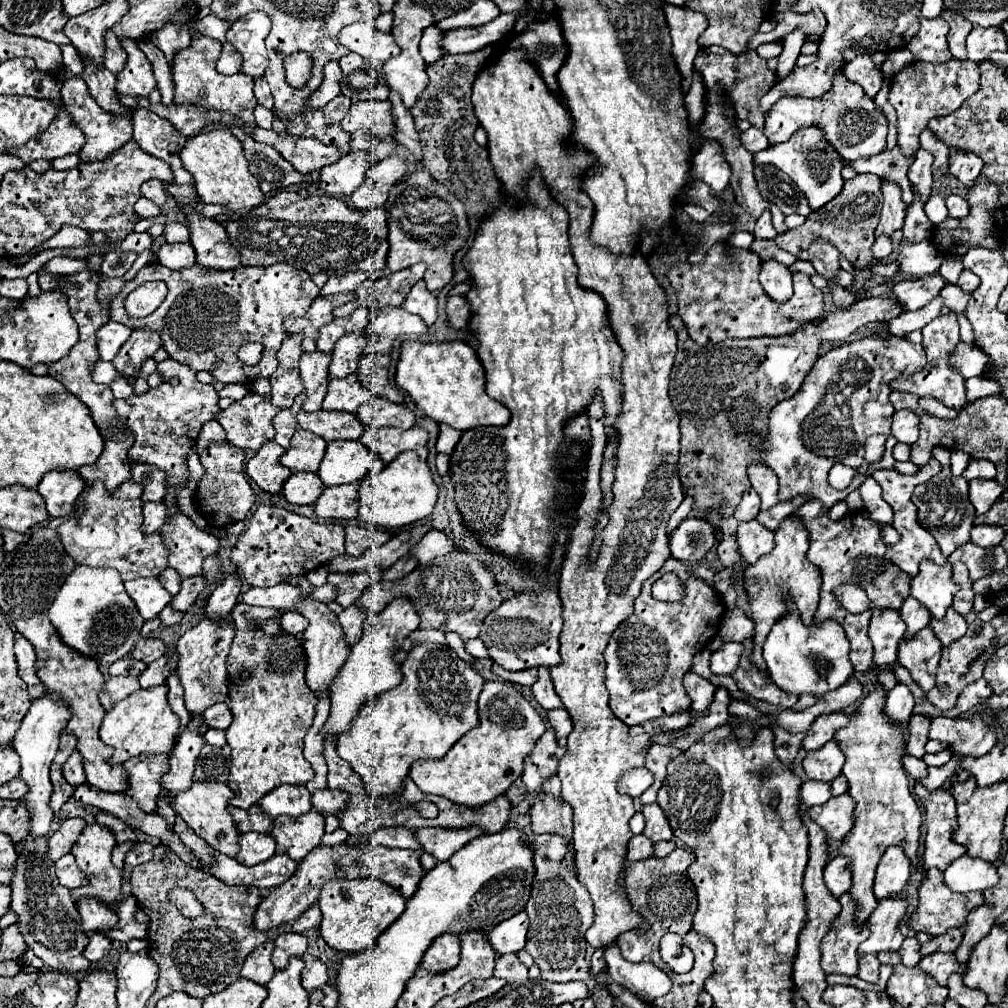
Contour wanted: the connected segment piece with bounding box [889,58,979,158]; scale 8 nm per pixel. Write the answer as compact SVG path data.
M951 59L943 64L911 62L893 80L889 90L889 102L897 110L897 146L903 156L915 158L919 150L919 134L925 130L927 122L937 116L947 116L955 112L971 94L979 88L977 63L969 60Z

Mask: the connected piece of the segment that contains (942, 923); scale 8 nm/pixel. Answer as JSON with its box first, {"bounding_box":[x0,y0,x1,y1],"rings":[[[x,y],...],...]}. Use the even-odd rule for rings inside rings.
{"bounding_box":[907,868,985,936],"rings":[[[931,868],[931,870],[927,870],[927,878],[923,880],[923,884],[919,888],[919,906],[917,906],[915,914],[909,916],[907,922],[917,932],[925,932],[925,934],[931,934],[931,936],[941,936],[949,928],[961,928],[967,920],[967,914],[981,904],[985,904],[981,892],[957,894],[951,888],[947,888],[947,884],[943,880],[943,872],[939,868]]]}

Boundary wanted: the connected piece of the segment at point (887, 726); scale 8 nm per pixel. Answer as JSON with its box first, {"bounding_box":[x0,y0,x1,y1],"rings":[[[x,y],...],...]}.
{"bounding_box":[835,684,925,922],"rings":[[[875,684],[869,686],[869,694],[861,700],[861,706],[855,714],[851,714],[851,722],[837,730],[835,742],[845,754],[843,774],[849,780],[849,794],[857,800],[855,826],[845,836],[839,854],[849,856],[853,860],[853,886],[851,896],[859,904],[857,922],[865,922],[869,912],[877,908],[877,900],[873,896],[873,878],[879,858],[889,846],[905,848],[905,854],[911,860],[911,866],[925,874],[923,862],[919,860],[919,838],[921,838],[921,810],[917,800],[909,790],[907,772],[903,770],[901,756],[905,750],[903,730],[897,724],[891,724],[883,714],[887,692]]]}

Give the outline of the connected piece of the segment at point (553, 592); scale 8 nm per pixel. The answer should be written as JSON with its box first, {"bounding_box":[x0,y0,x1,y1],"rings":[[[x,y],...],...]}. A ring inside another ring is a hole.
{"bounding_box":[481,586,561,670],"rings":[[[545,586],[543,592],[521,592],[505,600],[493,610],[483,624],[481,640],[485,642],[493,662],[505,670],[527,670],[537,666],[557,666],[559,656],[559,634],[561,634],[561,600],[557,586]]]}

